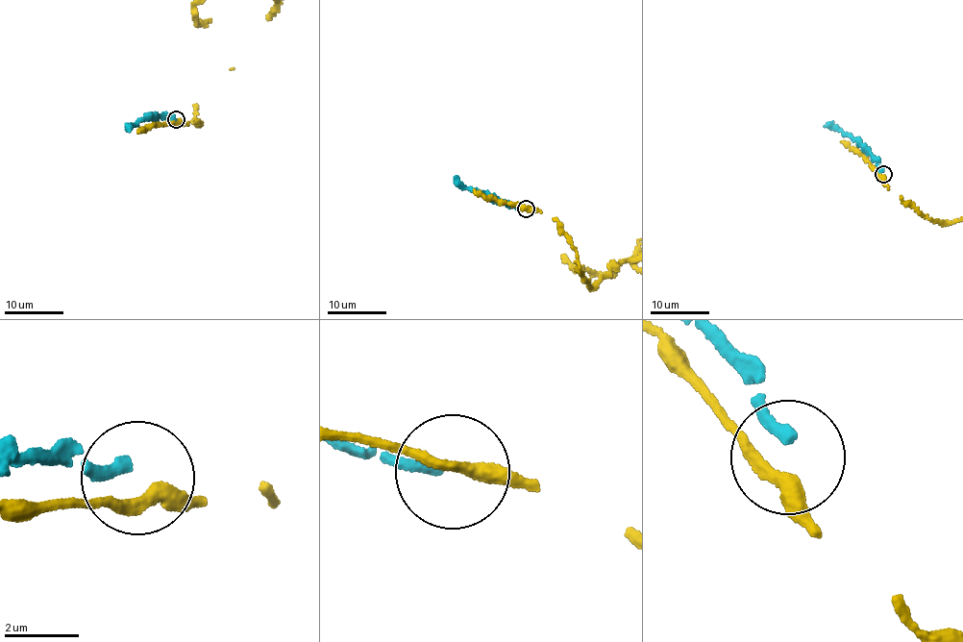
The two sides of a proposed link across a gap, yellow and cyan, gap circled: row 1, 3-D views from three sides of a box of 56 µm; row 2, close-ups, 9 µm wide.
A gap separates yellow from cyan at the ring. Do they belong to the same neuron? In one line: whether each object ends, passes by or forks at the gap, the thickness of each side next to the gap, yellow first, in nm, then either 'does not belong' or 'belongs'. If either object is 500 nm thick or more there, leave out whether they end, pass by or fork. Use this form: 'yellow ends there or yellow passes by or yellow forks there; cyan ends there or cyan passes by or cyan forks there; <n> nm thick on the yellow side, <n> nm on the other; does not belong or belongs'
yellow passes by; cyan ends there; 360 nm thick on the yellow side, 320 nm on the other; does not belong

